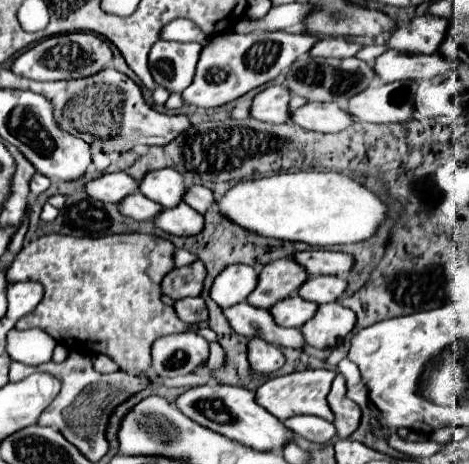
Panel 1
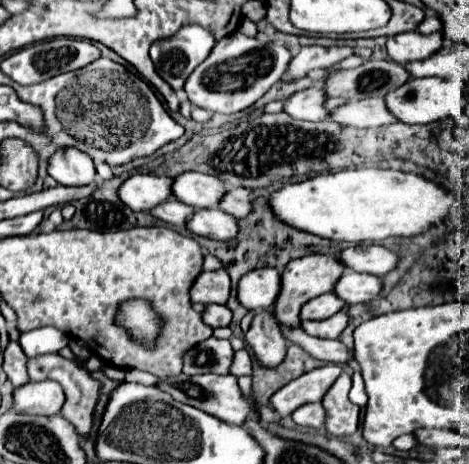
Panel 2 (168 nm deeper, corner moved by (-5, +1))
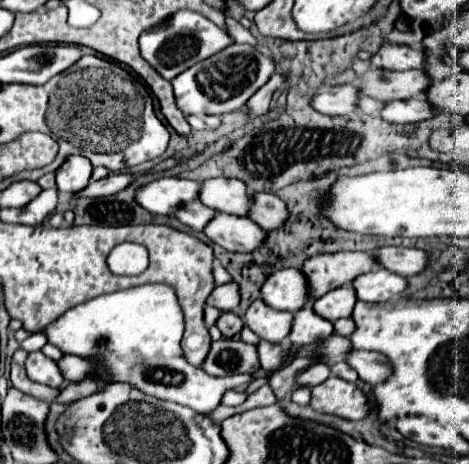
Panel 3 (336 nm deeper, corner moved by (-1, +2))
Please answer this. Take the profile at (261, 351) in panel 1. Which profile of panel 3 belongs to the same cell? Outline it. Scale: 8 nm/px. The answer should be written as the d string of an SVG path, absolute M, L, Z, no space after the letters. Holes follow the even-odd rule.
M255 299L245 313L247 327L269 343L281 343L291 333L293 313L275 311L261 299Z

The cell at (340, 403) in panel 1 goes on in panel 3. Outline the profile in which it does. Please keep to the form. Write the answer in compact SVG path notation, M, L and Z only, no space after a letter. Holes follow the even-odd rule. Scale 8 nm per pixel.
M331 375L311 391L311 407L319 413L335 415L347 421L359 421L367 415L367 397L355 383Z

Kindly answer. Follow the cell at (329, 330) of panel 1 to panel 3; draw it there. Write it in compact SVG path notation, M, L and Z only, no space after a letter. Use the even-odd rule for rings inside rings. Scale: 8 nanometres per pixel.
M307 305L295 313L289 341L293 345L309 345L321 337L329 337L331 333L333 333L333 323L315 315L313 309Z

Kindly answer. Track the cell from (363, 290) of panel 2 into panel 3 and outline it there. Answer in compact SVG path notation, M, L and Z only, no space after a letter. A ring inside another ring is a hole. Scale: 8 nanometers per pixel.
M377 267L369 273L363 273L361 277L355 277L351 287L355 289L355 295L359 301L383 303L383 301L399 297L401 291L407 287L407 281L405 277L399 277L397 273Z

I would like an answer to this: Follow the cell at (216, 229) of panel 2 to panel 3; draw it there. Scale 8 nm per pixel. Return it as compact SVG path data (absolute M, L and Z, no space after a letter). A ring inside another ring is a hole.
M217 213L203 229L203 233L217 245L229 251L253 251L263 243L265 231L247 217Z

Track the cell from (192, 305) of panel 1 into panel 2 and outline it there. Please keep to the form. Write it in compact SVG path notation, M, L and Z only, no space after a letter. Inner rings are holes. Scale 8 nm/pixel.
M219 304L207 306L207 310L205 310L205 314L203 314L203 322L209 324L209 326L213 326L213 328L229 326L229 324L231 324L231 318L233 318L231 310L229 310L227 306L219 306Z

